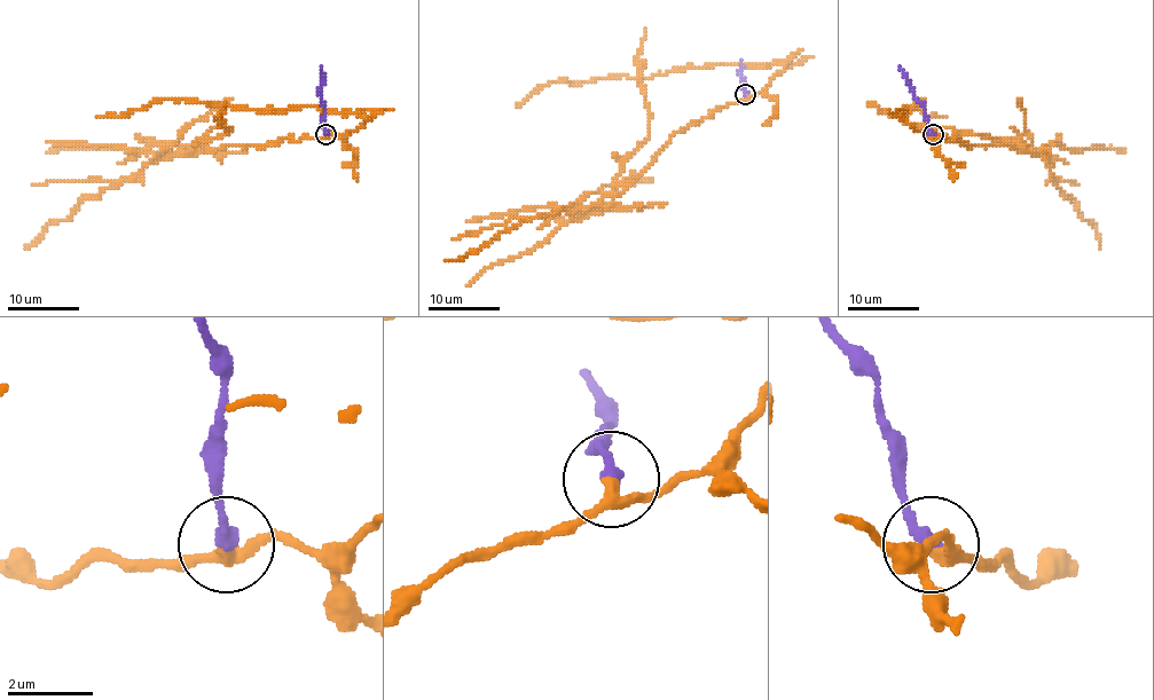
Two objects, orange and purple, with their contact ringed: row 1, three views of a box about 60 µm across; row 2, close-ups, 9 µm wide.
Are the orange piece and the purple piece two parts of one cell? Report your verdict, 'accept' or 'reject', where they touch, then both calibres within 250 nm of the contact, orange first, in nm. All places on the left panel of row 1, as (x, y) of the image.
reject; at (326, 134); 260 nm thick on the orange side, 320 nm on the other

